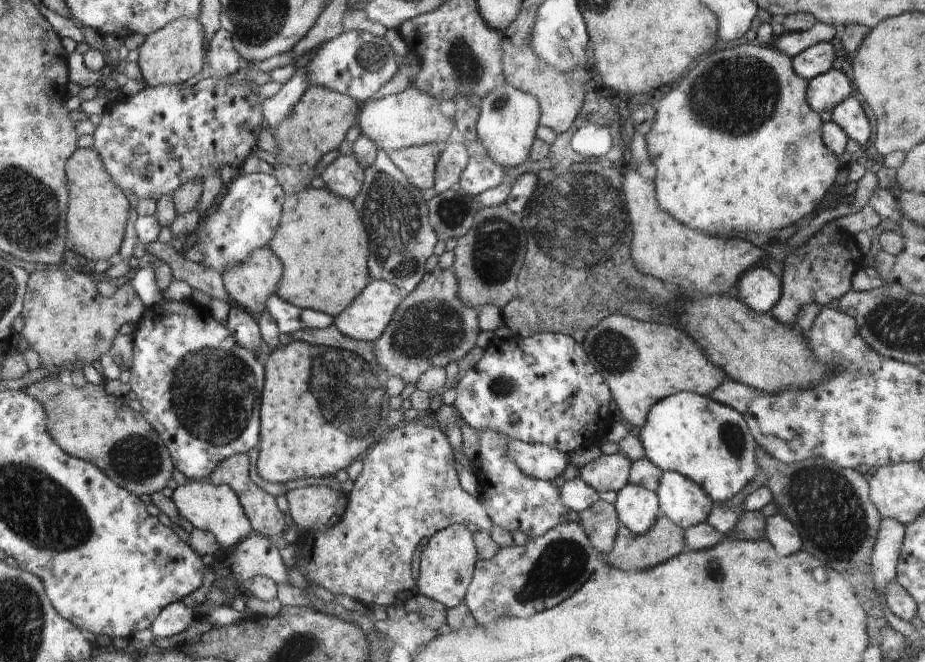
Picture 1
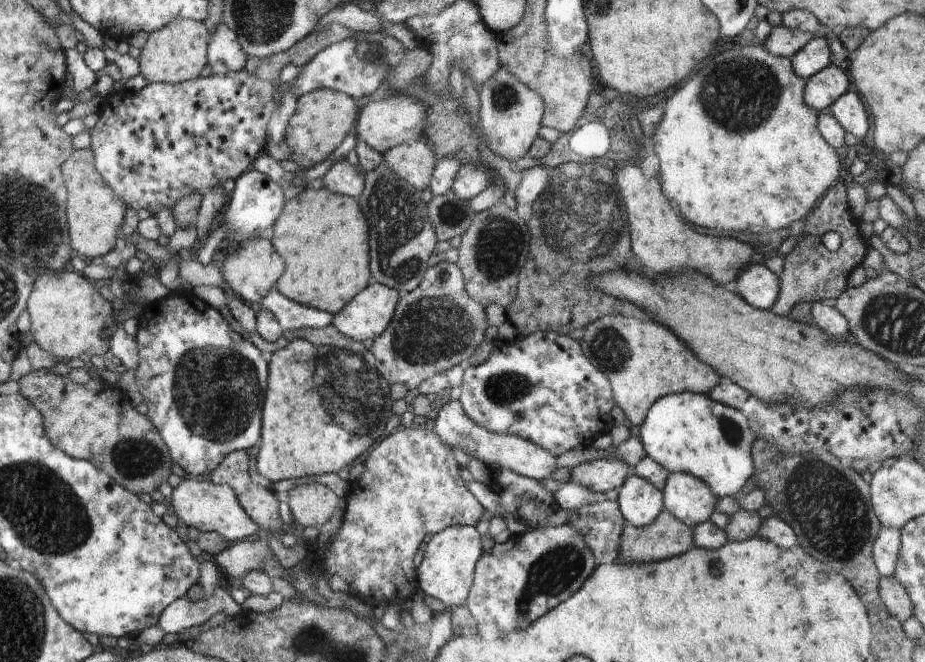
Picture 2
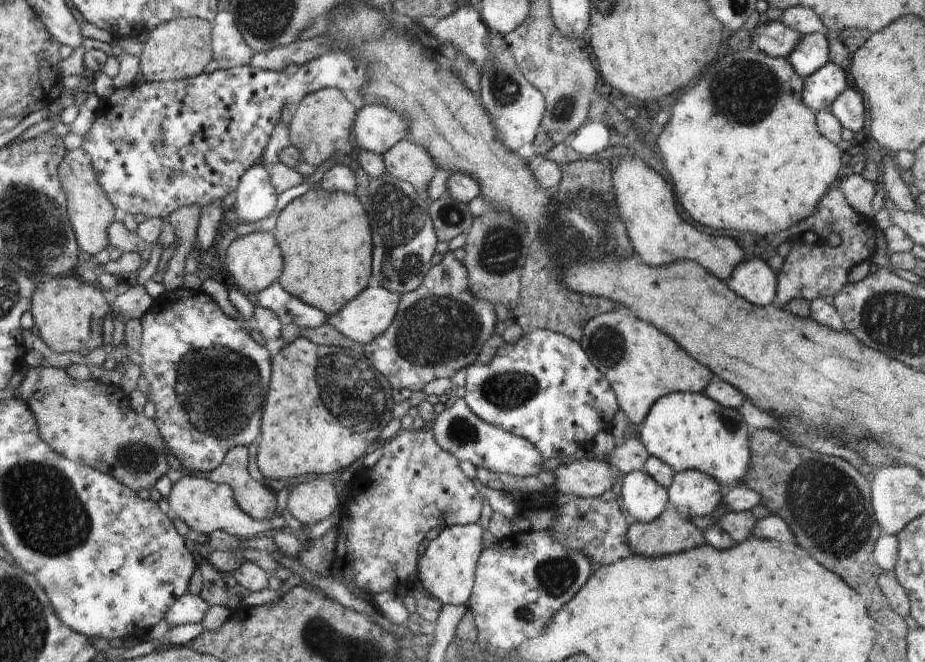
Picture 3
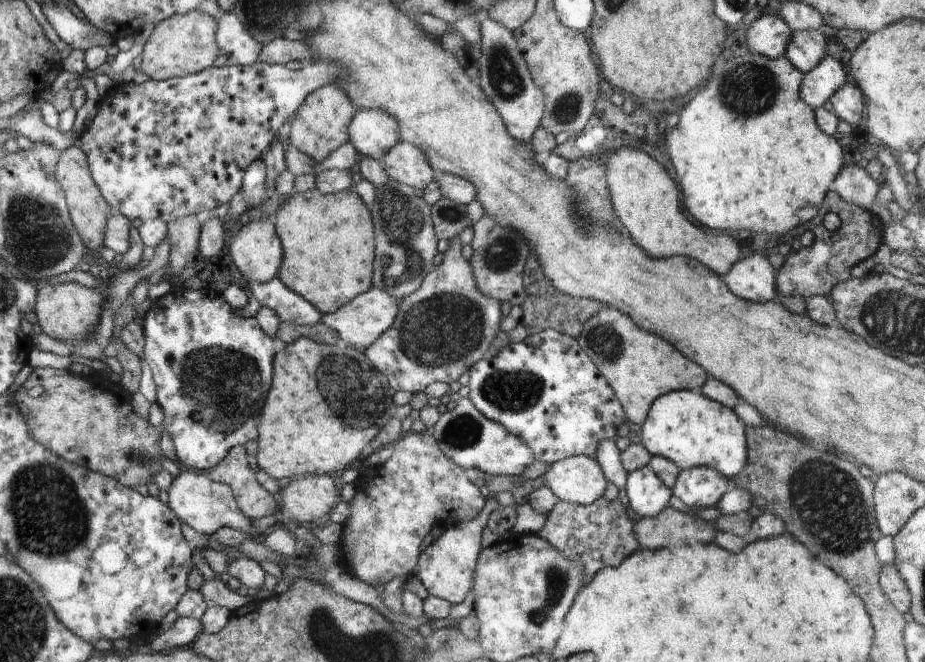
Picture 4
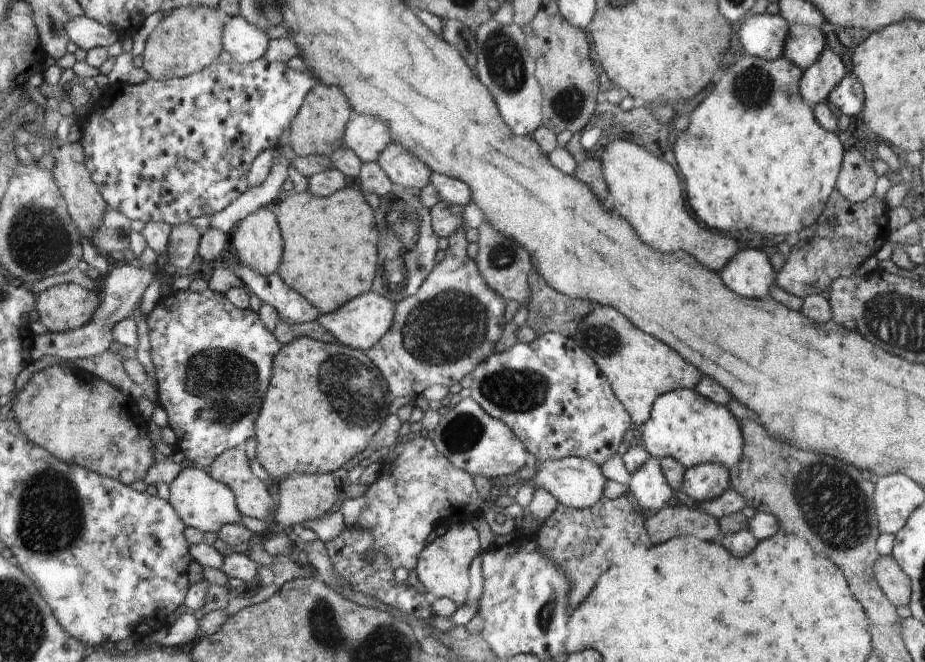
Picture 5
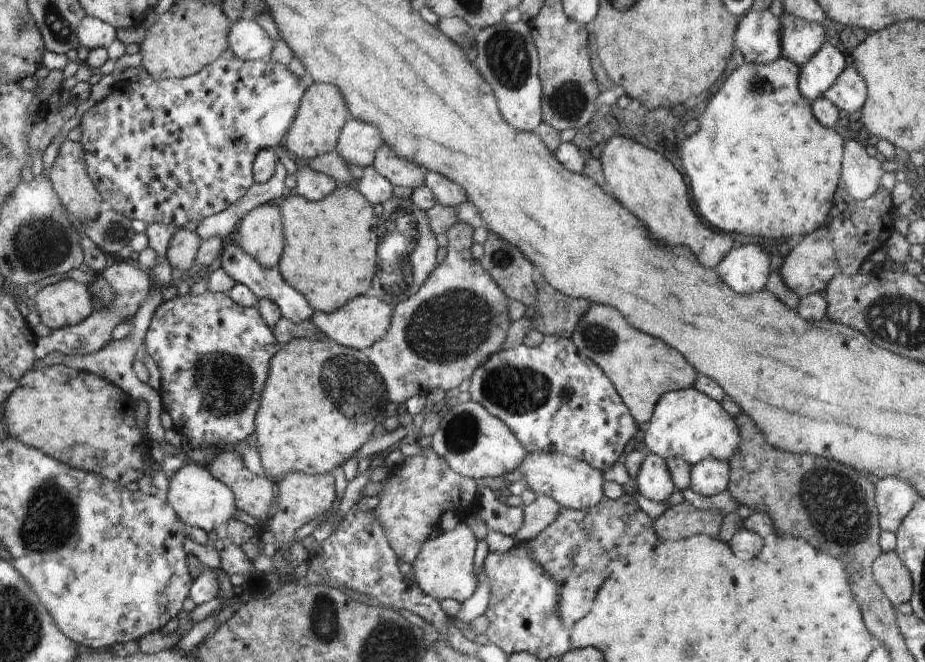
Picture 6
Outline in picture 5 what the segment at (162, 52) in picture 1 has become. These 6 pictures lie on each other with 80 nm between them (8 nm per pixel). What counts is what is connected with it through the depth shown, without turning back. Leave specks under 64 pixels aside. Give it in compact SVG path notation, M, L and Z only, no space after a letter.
M184 6L164 15L154 31L149 34L143 53L142 68L156 81L188 77L212 65L212 60L216 60L222 54L222 42L222 22L216 14L216 9L212 10L206 6Z

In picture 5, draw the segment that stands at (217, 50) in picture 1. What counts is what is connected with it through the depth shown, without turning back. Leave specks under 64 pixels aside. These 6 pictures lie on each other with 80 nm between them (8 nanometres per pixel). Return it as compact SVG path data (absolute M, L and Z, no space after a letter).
M235 15L226 19L228 24L224 26L224 50L230 54L232 61L236 63L250 63L265 56L268 50L269 36L260 32L256 26L248 24L240 15Z

